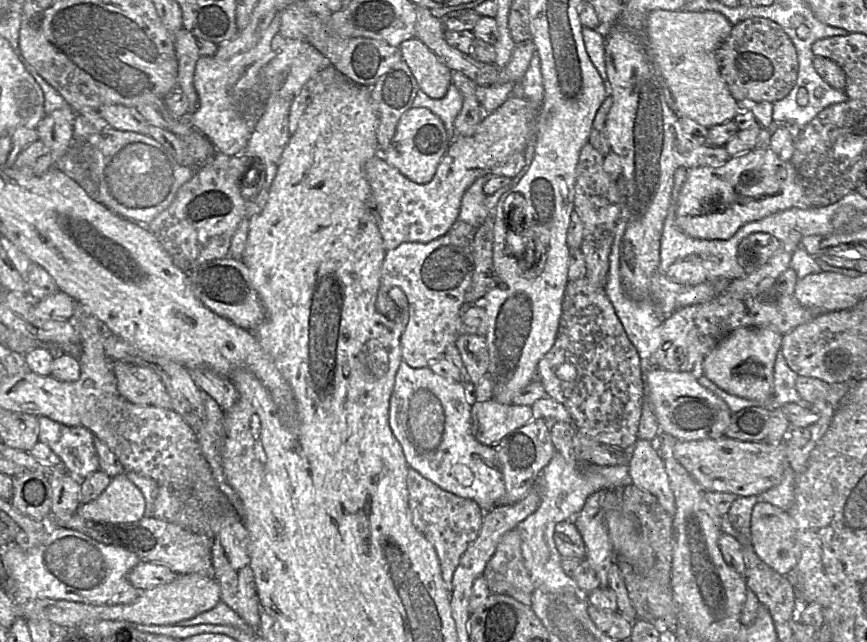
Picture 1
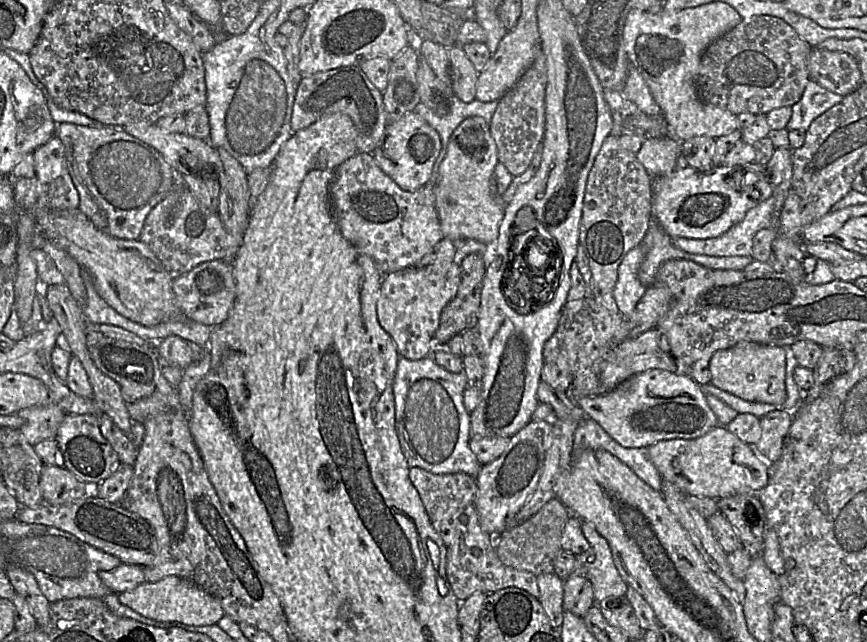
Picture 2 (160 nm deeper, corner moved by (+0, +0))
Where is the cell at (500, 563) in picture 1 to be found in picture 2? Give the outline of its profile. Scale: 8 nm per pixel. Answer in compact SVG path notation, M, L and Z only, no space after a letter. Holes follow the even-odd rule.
M553 497L528 520L519 525L510 526L494 538L500 561L506 566L530 572L535 576L553 573L554 560L562 550L562 531L571 515L570 510L558 498Z

